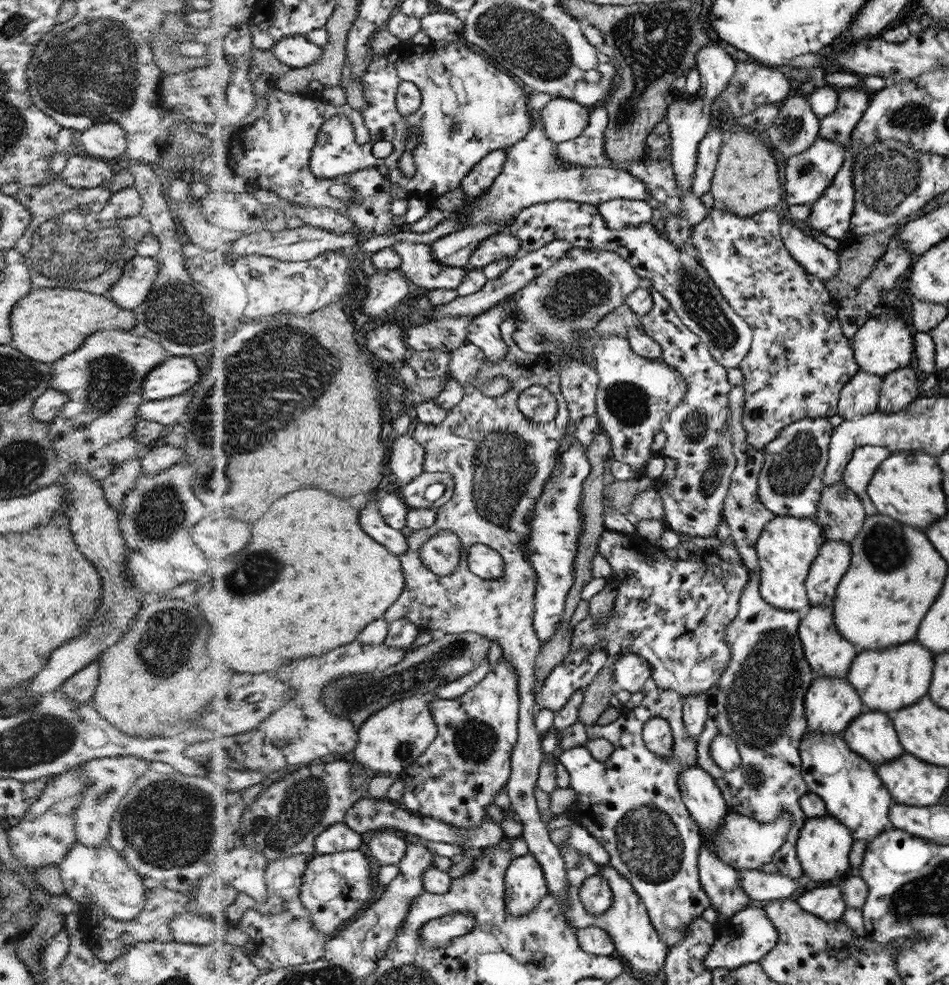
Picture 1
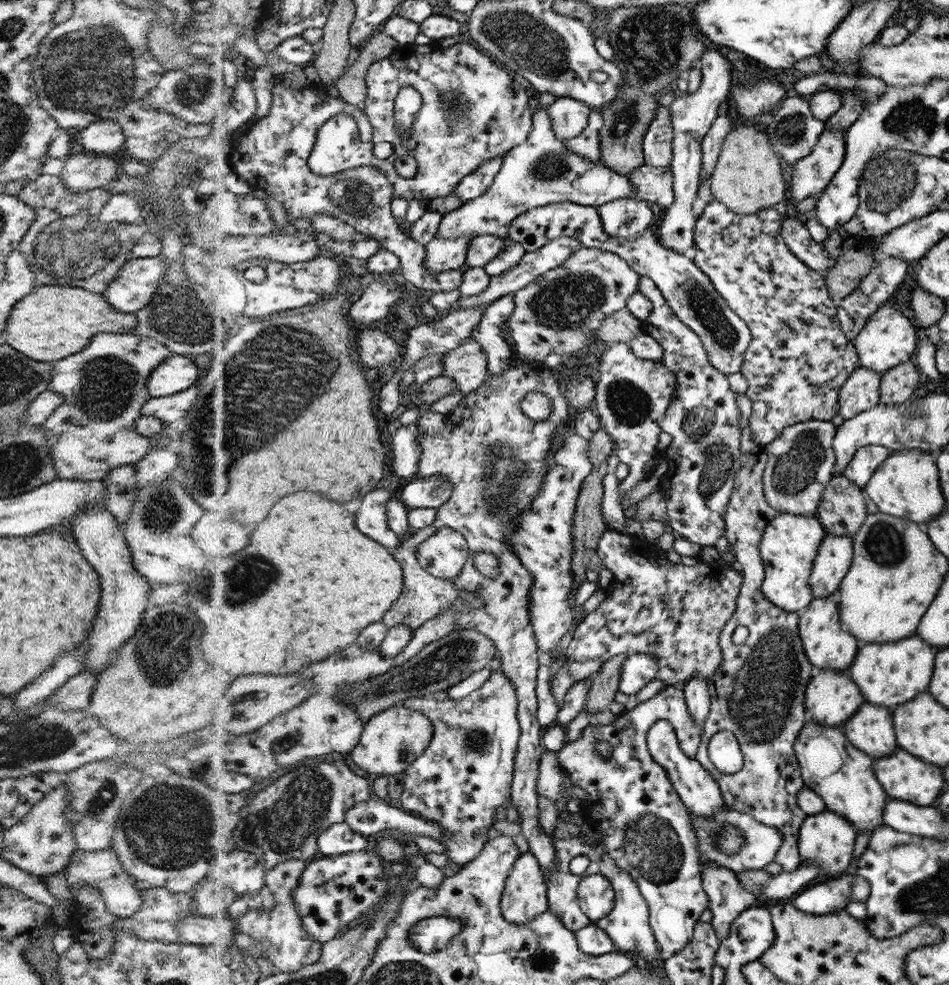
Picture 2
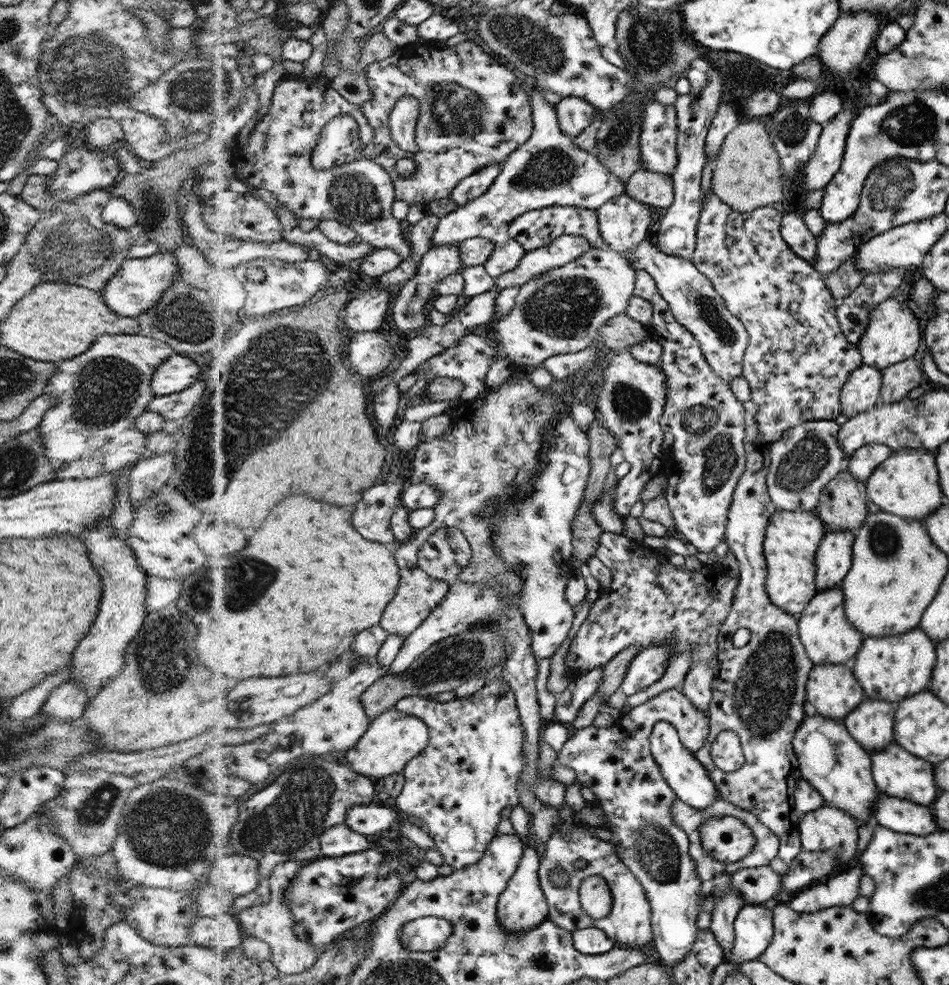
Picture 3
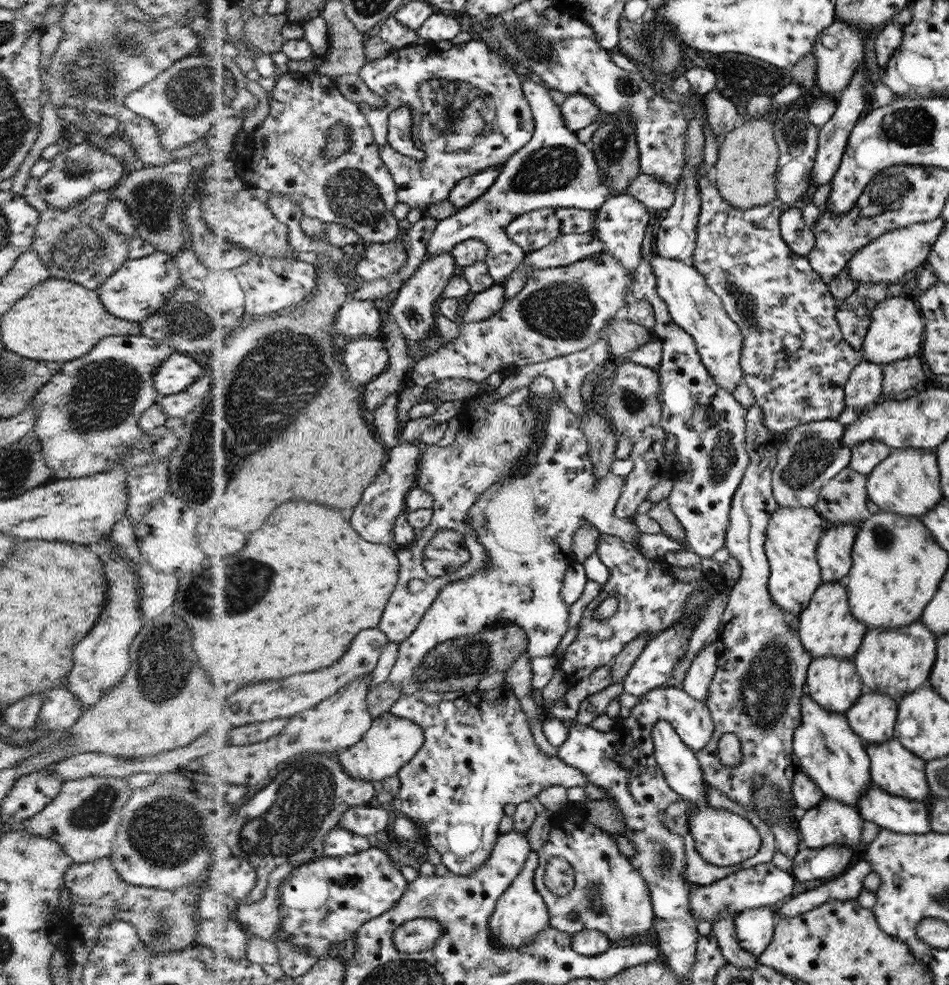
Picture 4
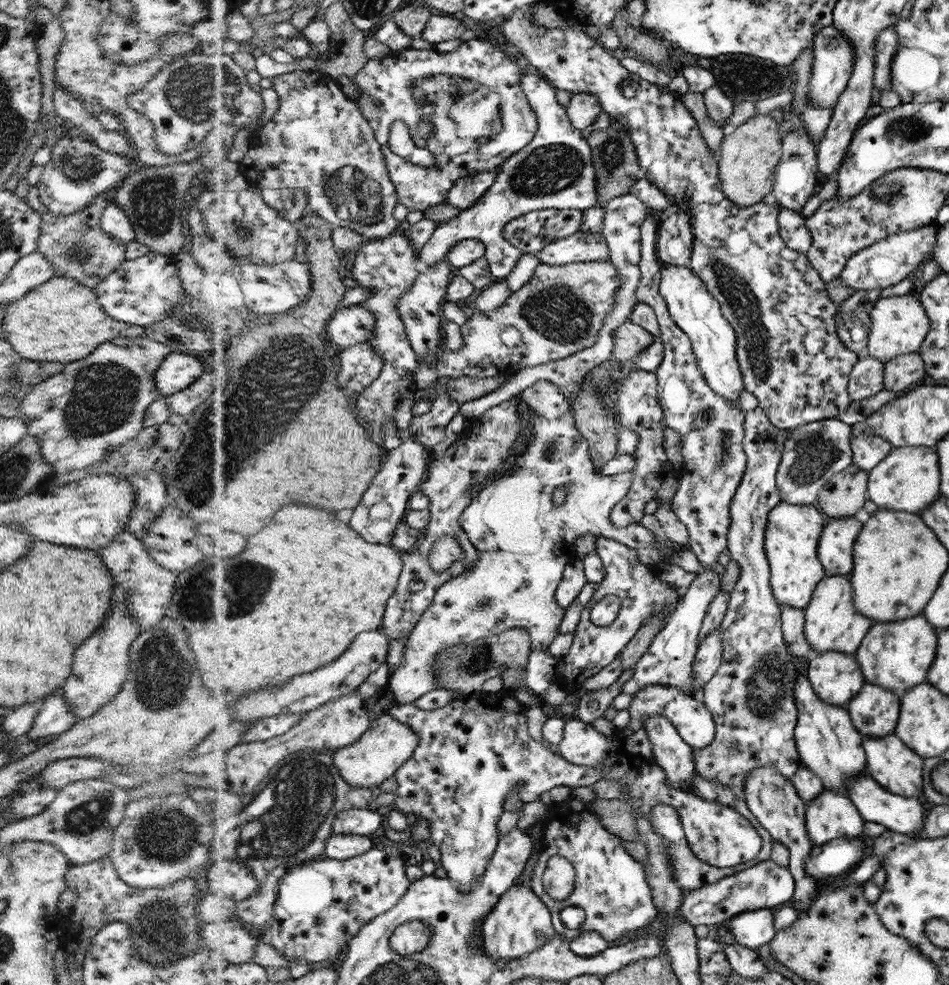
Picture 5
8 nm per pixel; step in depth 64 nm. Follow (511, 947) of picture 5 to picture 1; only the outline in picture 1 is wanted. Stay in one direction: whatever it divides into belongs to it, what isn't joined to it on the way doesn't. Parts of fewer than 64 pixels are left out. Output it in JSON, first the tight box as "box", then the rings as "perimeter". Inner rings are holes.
{"box":[505,854,549,917],"perimeter":[[[533,854],[514,857],[505,875],[507,908],[514,917],[530,913],[549,894],[544,869]]]}

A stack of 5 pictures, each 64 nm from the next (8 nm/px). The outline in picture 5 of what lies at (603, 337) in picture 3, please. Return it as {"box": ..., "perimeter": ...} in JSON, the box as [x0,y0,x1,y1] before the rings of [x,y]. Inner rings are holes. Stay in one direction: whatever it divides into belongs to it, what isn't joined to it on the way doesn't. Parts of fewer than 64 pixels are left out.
{"box":[612,320,656,364],"perimeter":[[[630,320],[618,327],[613,337],[615,341],[612,358],[626,364],[656,339],[655,335]]]}

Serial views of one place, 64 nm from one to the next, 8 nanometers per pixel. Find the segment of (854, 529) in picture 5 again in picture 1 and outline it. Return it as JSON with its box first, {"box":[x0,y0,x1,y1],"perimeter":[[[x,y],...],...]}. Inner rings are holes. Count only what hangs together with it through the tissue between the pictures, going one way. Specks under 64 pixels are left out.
{"box":[805,540,853,605],"perimeter":[[[827,540],[822,552],[813,560],[809,577],[805,581],[809,605],[832,605],[838,583],[852,567],[853,551],[849,543]]]}

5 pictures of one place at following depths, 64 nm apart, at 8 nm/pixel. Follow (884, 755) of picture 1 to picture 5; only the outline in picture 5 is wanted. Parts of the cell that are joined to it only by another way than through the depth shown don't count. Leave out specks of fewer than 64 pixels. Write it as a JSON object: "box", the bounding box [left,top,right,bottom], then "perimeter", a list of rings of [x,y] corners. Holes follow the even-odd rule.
{"box":[847,682,901,738],"perimeter":[[[866,682],[862,691],[857,696],[854,696],[854,699],[847,704],[848,712],[858,732],[861,732],[864,738],[892,735],[897,728],[897,722],[901,715],[900,696],[900,694],[890,689]]]}

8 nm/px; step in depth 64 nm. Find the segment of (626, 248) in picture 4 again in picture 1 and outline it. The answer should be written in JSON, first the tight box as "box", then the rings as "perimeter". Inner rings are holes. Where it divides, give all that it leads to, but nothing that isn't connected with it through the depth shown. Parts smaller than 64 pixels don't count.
{"box":[597,199,653,229],"perimeter":[[[614,199],[597,208],[612,229],[640,226],[648,223],[653,215],[652,207],[643,200]]]}

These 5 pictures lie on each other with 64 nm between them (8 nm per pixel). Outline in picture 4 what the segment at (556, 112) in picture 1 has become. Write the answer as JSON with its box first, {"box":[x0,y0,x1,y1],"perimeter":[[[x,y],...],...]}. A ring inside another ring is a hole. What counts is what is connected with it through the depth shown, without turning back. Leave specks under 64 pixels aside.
{"box":[561,95,602,133],"perimeter":[[[582,95],[571,97],[562,103],[561,111],[565,123],[575,133],[589,127],[602,114],[589,97]]]}

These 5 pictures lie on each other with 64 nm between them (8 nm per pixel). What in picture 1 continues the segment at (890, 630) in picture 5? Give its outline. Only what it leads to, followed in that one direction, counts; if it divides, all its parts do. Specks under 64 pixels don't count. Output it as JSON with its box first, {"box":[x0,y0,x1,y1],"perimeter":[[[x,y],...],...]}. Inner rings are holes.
{"box":[846,641,933,716],"perimeter":[[[918,641],[883,649],[868,649],[858,653],[846,677],[861,695],[865,708],[891,716],[902,708],[908,708],[924,698],[933,680],[932,653]]]}

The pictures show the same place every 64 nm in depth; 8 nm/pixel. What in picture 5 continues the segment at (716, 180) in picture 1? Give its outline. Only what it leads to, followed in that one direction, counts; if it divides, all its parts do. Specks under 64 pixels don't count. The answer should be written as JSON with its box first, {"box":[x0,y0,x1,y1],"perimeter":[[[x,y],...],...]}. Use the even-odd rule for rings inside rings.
{"box":[718,116,782,207],"perimeter":[[[756,116],[726,132],[718,149],[718,172],[725,195],[734,204],[750,207],[764,201],[776,182],[778,160],[781,160],[782,144],[780,119]]]}

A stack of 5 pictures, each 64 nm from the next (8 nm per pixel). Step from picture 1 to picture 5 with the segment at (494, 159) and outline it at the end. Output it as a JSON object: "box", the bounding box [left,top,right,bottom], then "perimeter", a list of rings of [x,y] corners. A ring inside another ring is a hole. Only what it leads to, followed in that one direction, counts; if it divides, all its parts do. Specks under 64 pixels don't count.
{"box":[447,171,497,210],"perimeter":[[[497,171],[483,172],[461,178],[450,191],[447,202],[466,210],[473,206],[496,182]]]}

